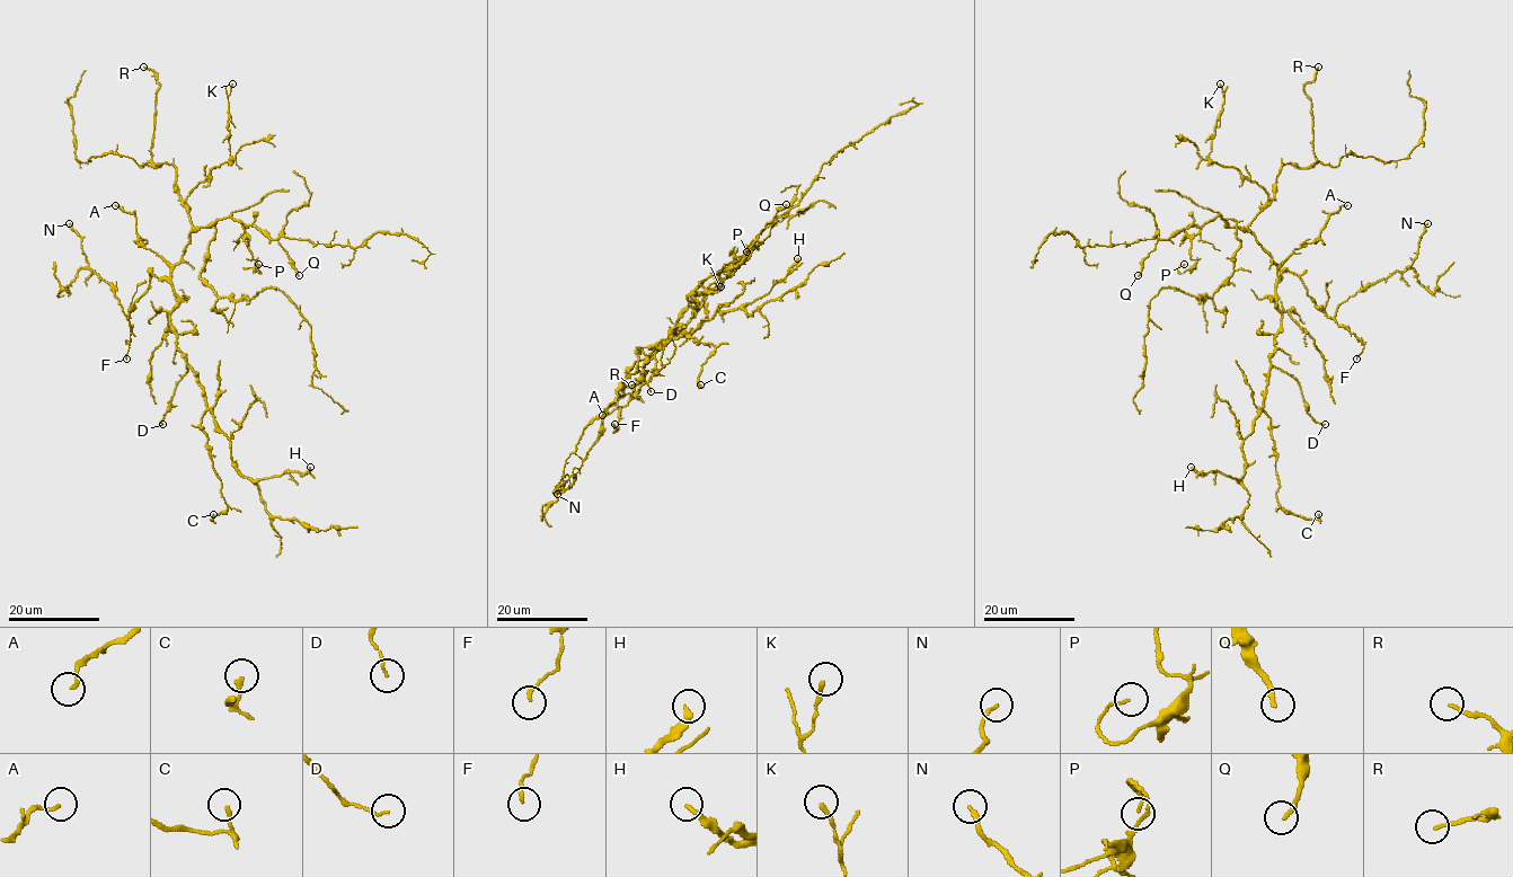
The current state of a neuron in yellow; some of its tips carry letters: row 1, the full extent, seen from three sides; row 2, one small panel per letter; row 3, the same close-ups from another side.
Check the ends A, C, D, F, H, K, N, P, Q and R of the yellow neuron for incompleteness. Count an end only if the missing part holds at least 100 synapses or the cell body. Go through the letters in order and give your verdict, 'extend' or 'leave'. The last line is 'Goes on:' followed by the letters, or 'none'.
A: leave
C: leave
D: leave
F: leave
H: leave
K: leave
N: leave
P: leave
Q: leave
R: leave
Goes on: none

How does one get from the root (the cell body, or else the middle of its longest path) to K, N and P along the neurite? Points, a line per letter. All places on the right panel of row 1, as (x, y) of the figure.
K: (1271, 255), (1248, 229), (1266, 203), (1267, 194), (1236, 168), (1223, 167), (1209, 156), (1224, 100), (1220, 83)
N: (1271, 255), (1280, 277), (1283, 271), (1294, 272), (1312, 301), (1333, 318), (1351, 297), (1410, 265), (1427, 223)
P: (1271, 255), (1253, 235), (1215, 216), (1191, 240), (1195, 262), (1180, 273), (1177, 268), (1184, 264)

